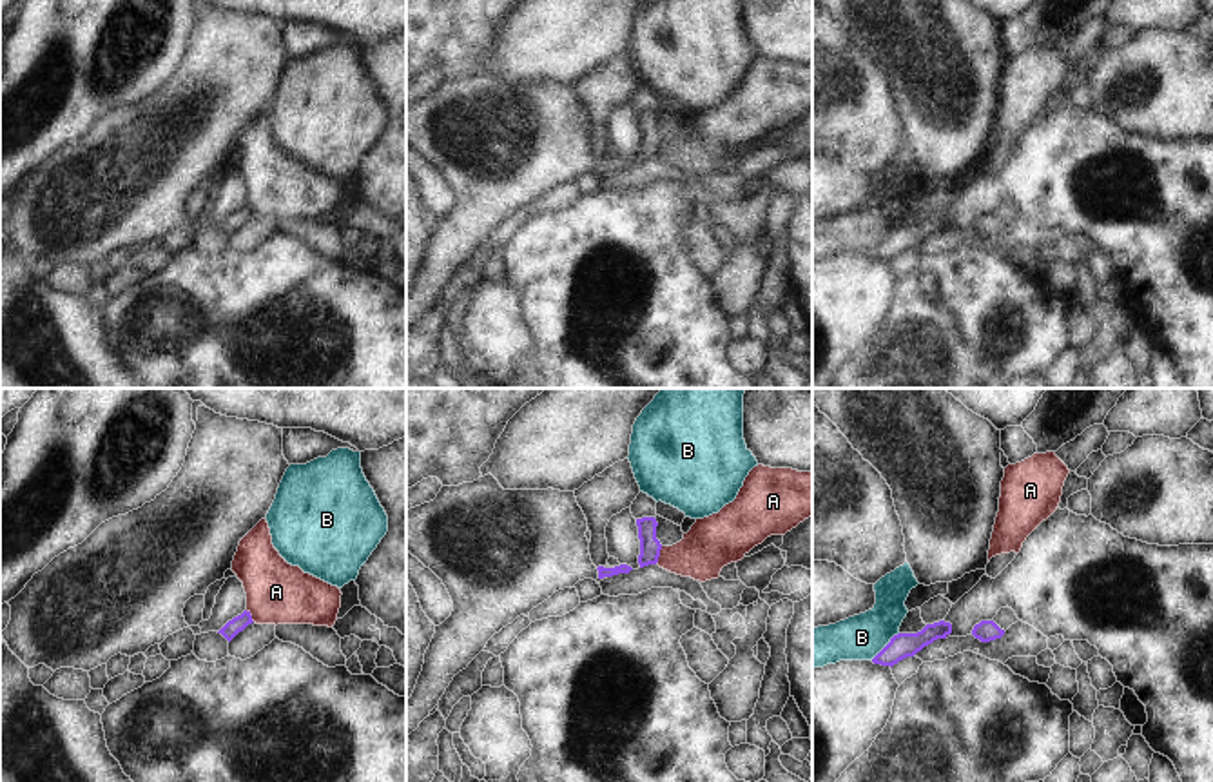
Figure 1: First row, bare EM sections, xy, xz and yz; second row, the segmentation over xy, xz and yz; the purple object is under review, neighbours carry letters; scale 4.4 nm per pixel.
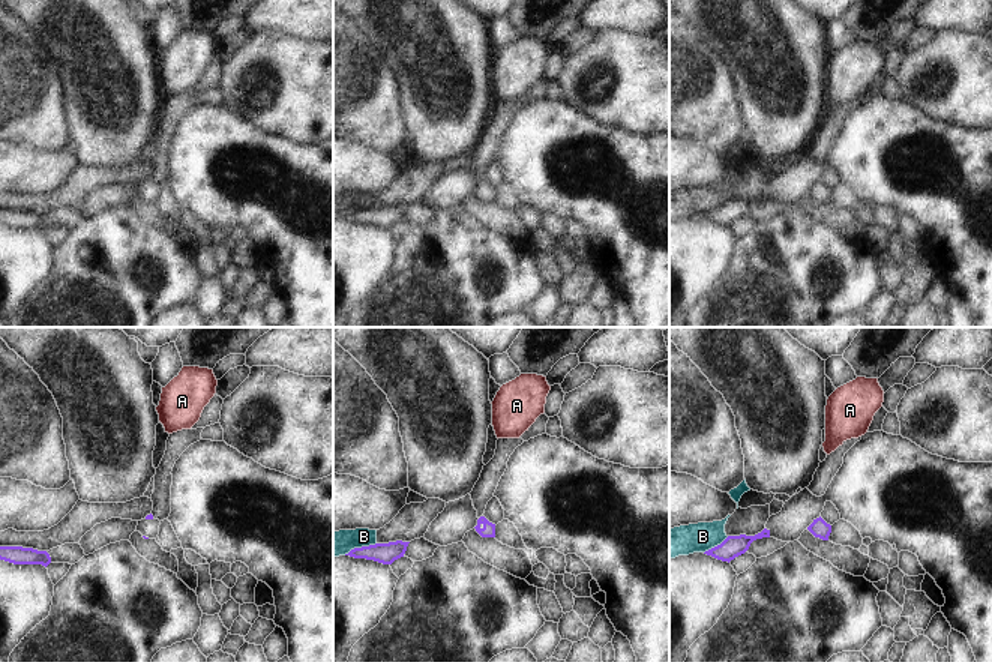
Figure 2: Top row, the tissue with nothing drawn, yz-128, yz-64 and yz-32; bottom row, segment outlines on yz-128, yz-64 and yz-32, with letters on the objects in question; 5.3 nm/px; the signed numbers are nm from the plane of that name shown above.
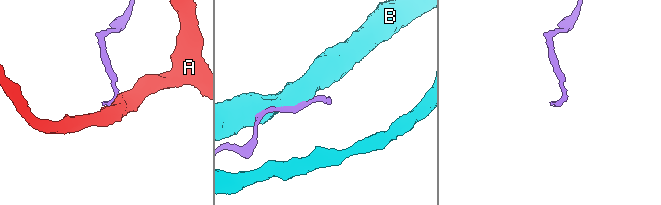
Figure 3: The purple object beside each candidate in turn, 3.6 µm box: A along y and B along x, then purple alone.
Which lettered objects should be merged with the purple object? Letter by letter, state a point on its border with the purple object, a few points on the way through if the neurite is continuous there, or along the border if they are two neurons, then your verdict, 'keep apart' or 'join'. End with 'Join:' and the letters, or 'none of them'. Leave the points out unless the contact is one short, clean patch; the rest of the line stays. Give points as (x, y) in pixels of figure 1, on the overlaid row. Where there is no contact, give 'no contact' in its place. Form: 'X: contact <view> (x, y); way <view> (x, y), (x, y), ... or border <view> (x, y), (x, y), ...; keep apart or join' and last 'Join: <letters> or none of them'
A: contact xz (659, 556); border xz (662, 547), (655, 563); keep apart
B: contact yz (885, 646); keep apart
Join: none of them

